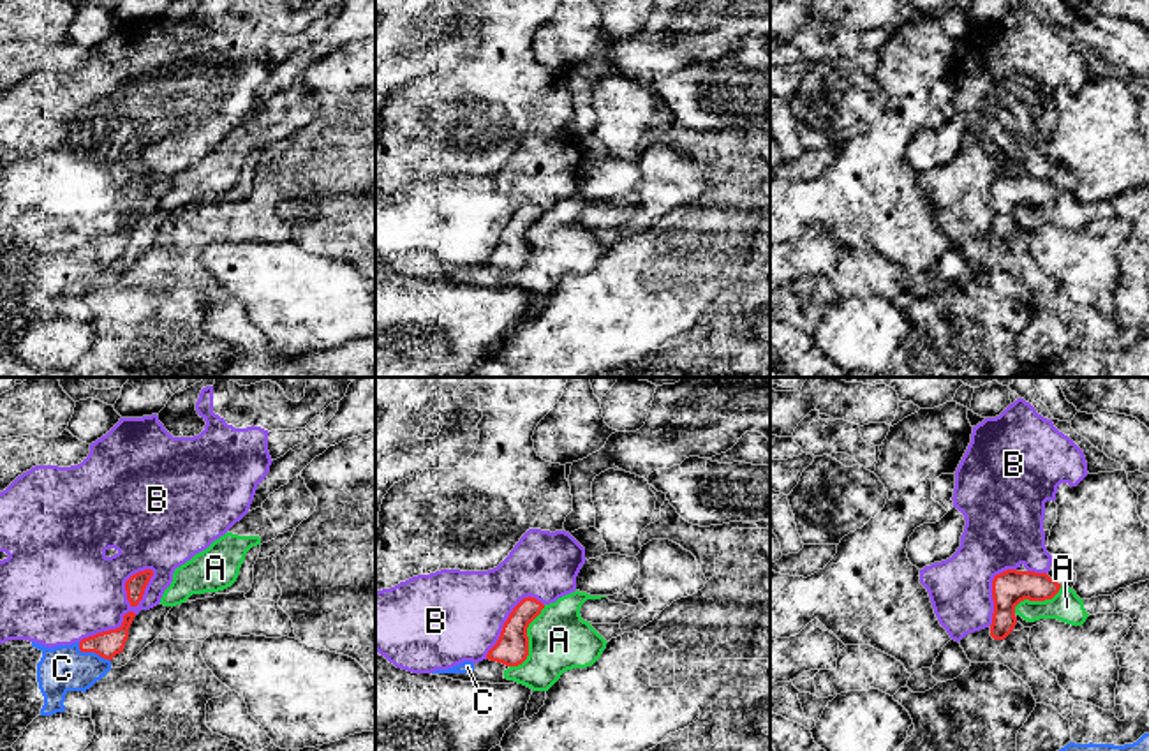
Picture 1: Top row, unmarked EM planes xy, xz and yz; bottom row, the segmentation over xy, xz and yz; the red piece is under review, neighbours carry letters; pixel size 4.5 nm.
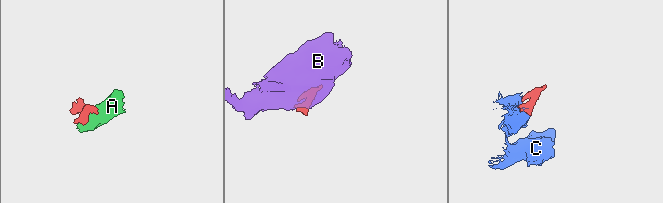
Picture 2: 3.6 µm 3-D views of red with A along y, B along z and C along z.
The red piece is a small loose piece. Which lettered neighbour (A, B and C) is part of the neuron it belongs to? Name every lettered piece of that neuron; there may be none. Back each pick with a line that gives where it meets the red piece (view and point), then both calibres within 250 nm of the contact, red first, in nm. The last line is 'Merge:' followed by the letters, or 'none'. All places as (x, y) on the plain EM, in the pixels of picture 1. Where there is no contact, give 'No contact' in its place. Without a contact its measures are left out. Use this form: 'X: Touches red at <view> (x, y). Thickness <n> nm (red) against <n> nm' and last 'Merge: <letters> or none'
C: Touches red at xy (92, 256). Thickness 120 nm (red) against 220 nm
Merge: C

